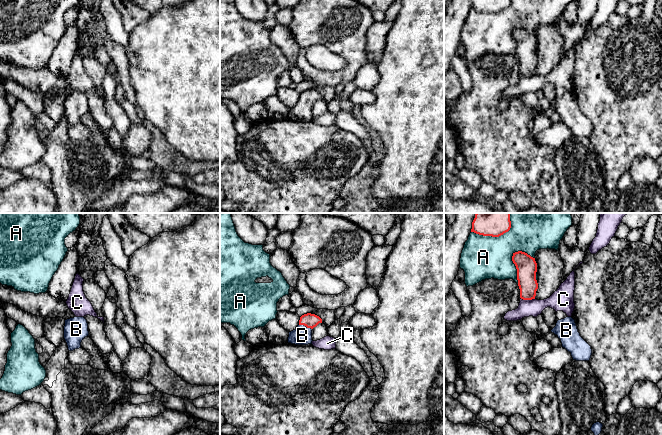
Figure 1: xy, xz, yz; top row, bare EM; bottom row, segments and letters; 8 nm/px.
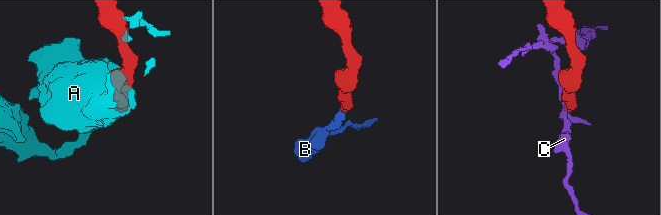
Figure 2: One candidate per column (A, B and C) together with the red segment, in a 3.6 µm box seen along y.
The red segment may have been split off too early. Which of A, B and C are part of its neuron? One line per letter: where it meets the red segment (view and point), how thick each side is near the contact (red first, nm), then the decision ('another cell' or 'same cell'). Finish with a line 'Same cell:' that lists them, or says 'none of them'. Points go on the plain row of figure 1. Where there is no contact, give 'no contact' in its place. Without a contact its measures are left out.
A: meets red in yz at (515, 41); 170 nm thick on the red side, 340 nm on the other; another cell
B: meets red in xz at (306, 102); 120 nm thick on the red side, 150 nm on the other; same cell
C: meets red in yz at (528, 75); 160 nm thick on the red side, 160 nm on the other; another cell
Same cell: B

